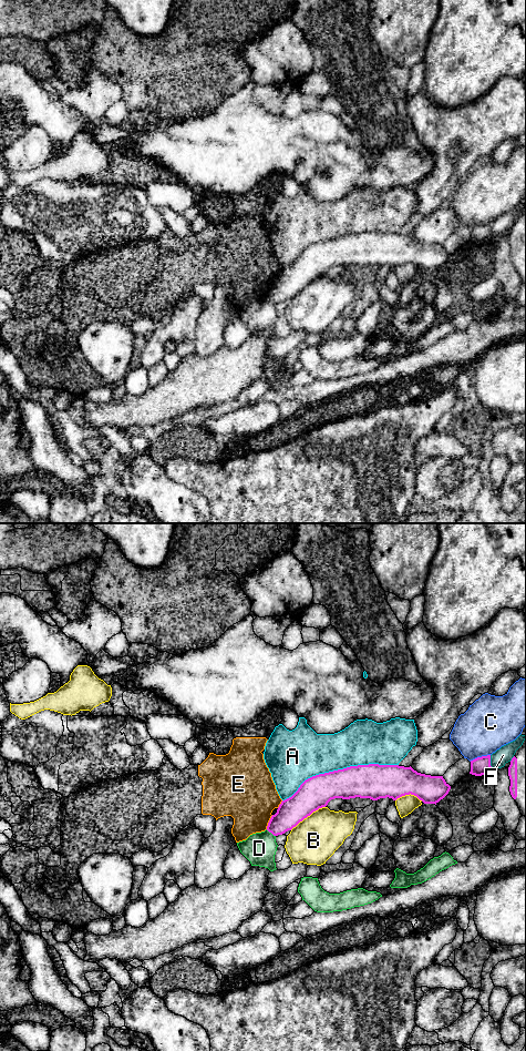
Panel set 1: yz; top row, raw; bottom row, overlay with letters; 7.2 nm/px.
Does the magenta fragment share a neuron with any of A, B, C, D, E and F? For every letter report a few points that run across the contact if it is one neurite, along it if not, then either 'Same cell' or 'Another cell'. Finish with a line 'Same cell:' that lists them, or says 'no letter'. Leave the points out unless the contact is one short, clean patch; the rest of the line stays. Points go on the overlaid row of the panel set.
A: Another cell
B: Another cell
C: Another cell
D: Line: yz (266, 829), (275, 836). Another cell
E: Another cell
F: Another cell
Same cell: no letter

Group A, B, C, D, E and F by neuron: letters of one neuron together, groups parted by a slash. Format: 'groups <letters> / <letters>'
groups A / B / C / D / E / F

